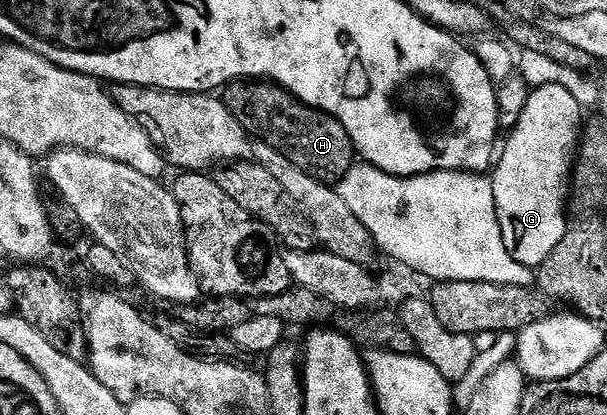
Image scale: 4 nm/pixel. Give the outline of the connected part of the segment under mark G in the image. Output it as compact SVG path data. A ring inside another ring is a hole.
M545 84L532 89L529 100L525 104L525 112L521 112L521 120L517 120L517 124L506 135L507 143L502 143L501 153L498 155L497 161L493 166L493 177L491 178L491 187L493 188L493 200L497 208L497 220L501 224L501 240L505 240L505 248L509 252L509 256L513 256L513 260L517 260L517 264L538 268L542 262L553 252L557 244L561 242L561 236L565 236L567 228L567 208L569 205L569 187L573 177L573 167L577 157L577 151L580 149L579 129L583 126L584 107L580 106L577 100L573 100L573 92L566 91L559 84Z

